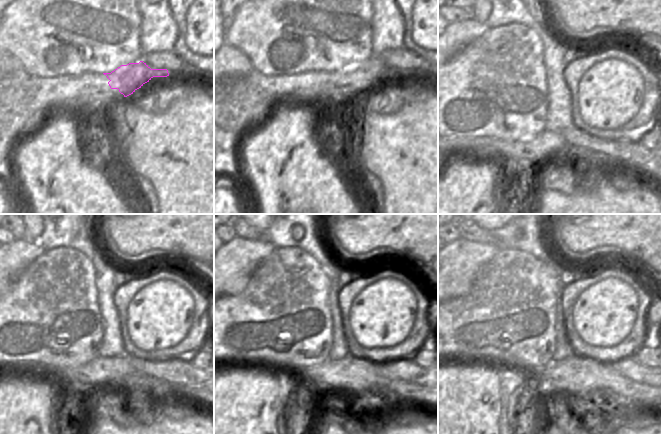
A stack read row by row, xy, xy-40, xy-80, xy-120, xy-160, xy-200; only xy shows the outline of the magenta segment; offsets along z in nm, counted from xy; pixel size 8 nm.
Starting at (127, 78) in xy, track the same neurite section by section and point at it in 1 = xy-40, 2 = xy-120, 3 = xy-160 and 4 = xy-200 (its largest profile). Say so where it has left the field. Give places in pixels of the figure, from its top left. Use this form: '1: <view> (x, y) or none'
1: xy-40 (356, 77)
2: xy-120 (160, 315)
3: xy-160 (382, 316)
4: xy-200 (604, 316)

